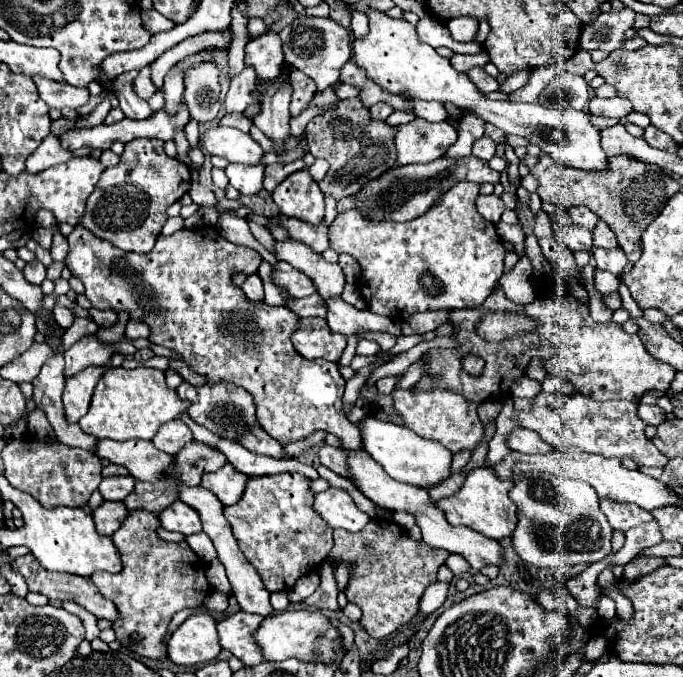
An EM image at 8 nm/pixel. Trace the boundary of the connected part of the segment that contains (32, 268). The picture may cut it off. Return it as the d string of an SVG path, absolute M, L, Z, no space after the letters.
M34 260L34 262L28 262L26 266L24 266L24 276L26 276L26 280L28 282L32 282L32 284L42 284L44 282L44 278L46 278L46 266L42 264L42 262L38 262L38 260Z

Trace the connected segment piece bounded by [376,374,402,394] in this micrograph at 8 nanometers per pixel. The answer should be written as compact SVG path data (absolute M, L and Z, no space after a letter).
M398 374L398 376L386 376L386 378L380 378L380 380L376 382L376 386L378 386L380 394L390 394L392 386L394 386L394 384L398 384L398 382L400 382L400 378L402 378L402 374Z

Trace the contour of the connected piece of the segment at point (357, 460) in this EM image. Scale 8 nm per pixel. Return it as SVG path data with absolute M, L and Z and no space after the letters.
M346 452L348 454L348 466L350 466L350 474L358 486L358 490L368 496L374 504L384 506L388 510L406 510L412 512L416 516L416 524L422 530L422 540L434 548L444 548L452 554L460 554L468 560L468 564L476 570L480 570L482 566L500 566L502 564L502 546L500 542L494 542L492 538L486 538L466 526L452 526L448 524L448 520L444 518L444 514L430 502L430 496L426 490L418 488L418 486L410 486L410 484L402 484L396 482L394 478L390 478L382 466L378 466L378 462L374 462L366 452Z

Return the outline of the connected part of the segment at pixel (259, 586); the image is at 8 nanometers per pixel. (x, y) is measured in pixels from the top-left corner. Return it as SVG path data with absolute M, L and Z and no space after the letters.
M182 486L180 500L186 502L188 506L192 506L192 508L200 514L200 520L202 520L202 524L204 524L204 532L210 536L210 540L212 540L212 544L214 544L214 548L216 548L216 552L218 552L218 558L222 560L222 564L224 564L224 568L226 568L226 574L228 574L228 580L230 580L230 584L232 584L234 596L236 596L236 600L238 600L238 604L240 604L240 610L250 612L250 614L260 614L260 616L264 616L264 618L272 616L272 614L274 614L274 608L272 608L272 604L270 604L270 592L264 588L264 584L262 584L258 572L254 570L254 566L250 566L250 562L246 562L244 554L240 552L240 548L238 548L238 544L236 544L236 540L234 540L234 536L232 536L230 524L226 522L226 518L224 518L224 514L222 514L224 506L218 502L218 498L216 498L212 492L208 492L206 488L202 488L202 486L194 486L194 488Z

